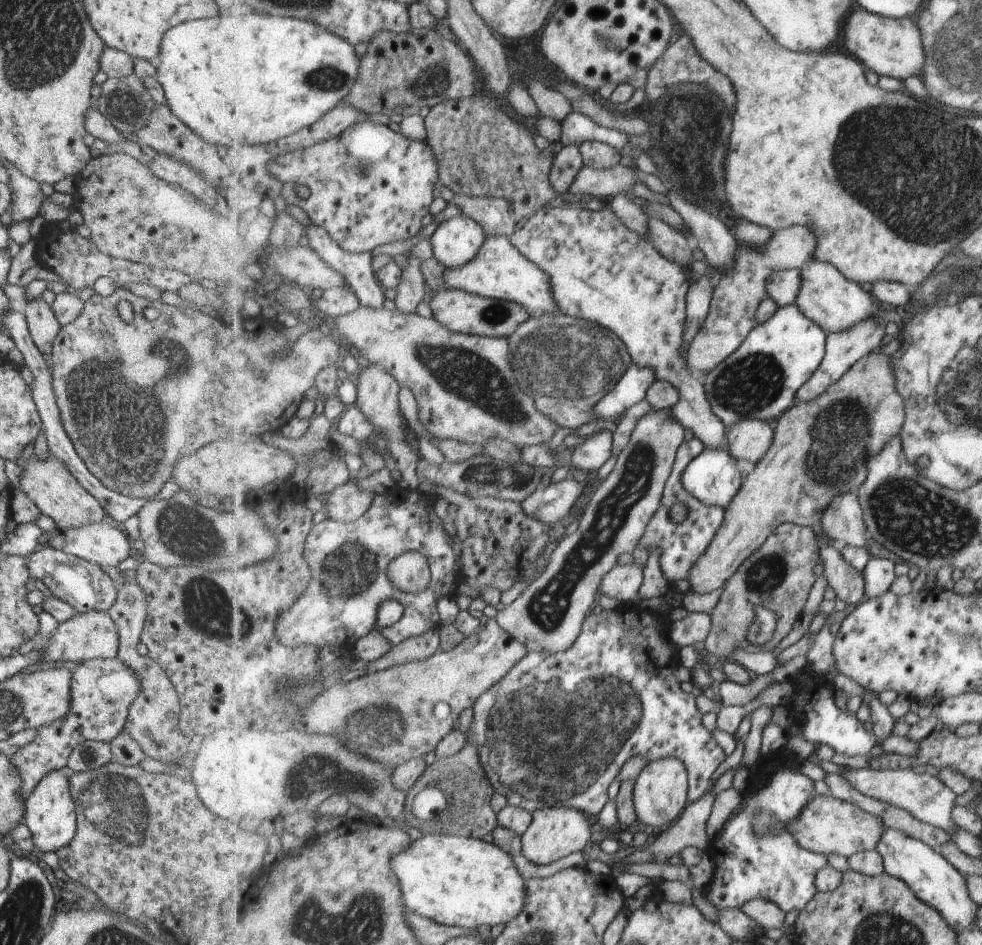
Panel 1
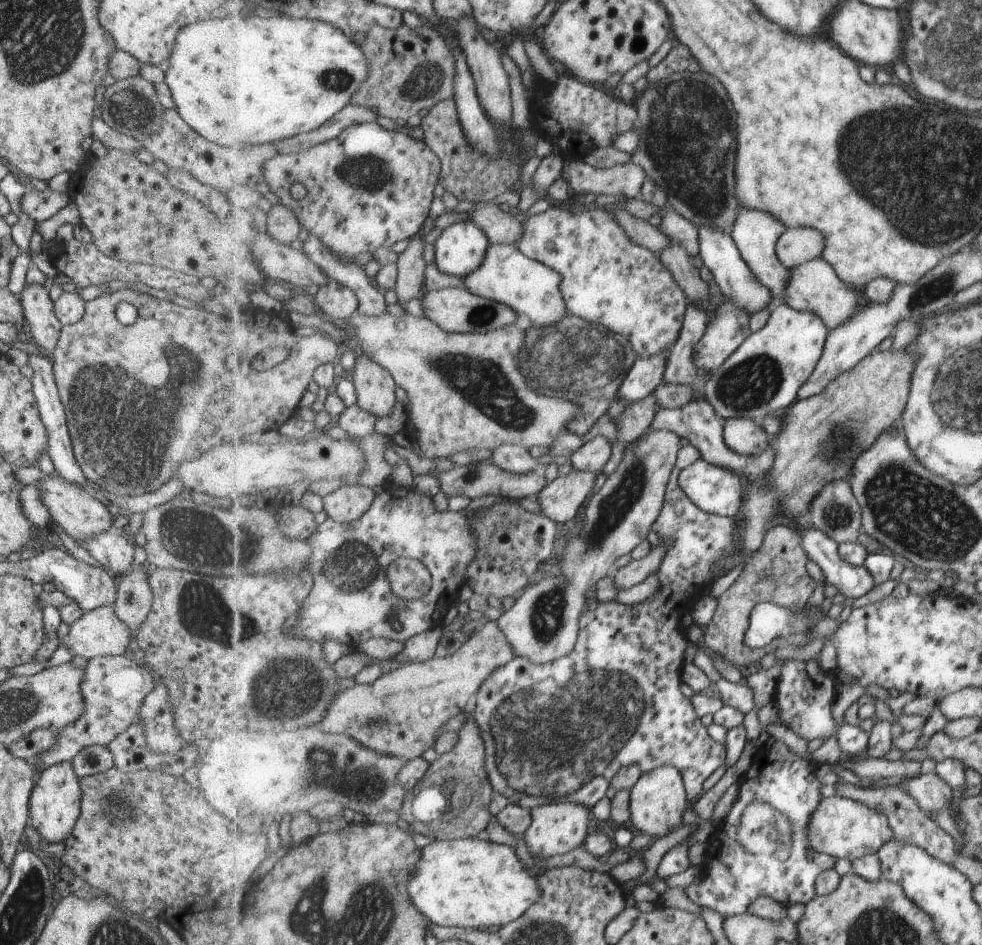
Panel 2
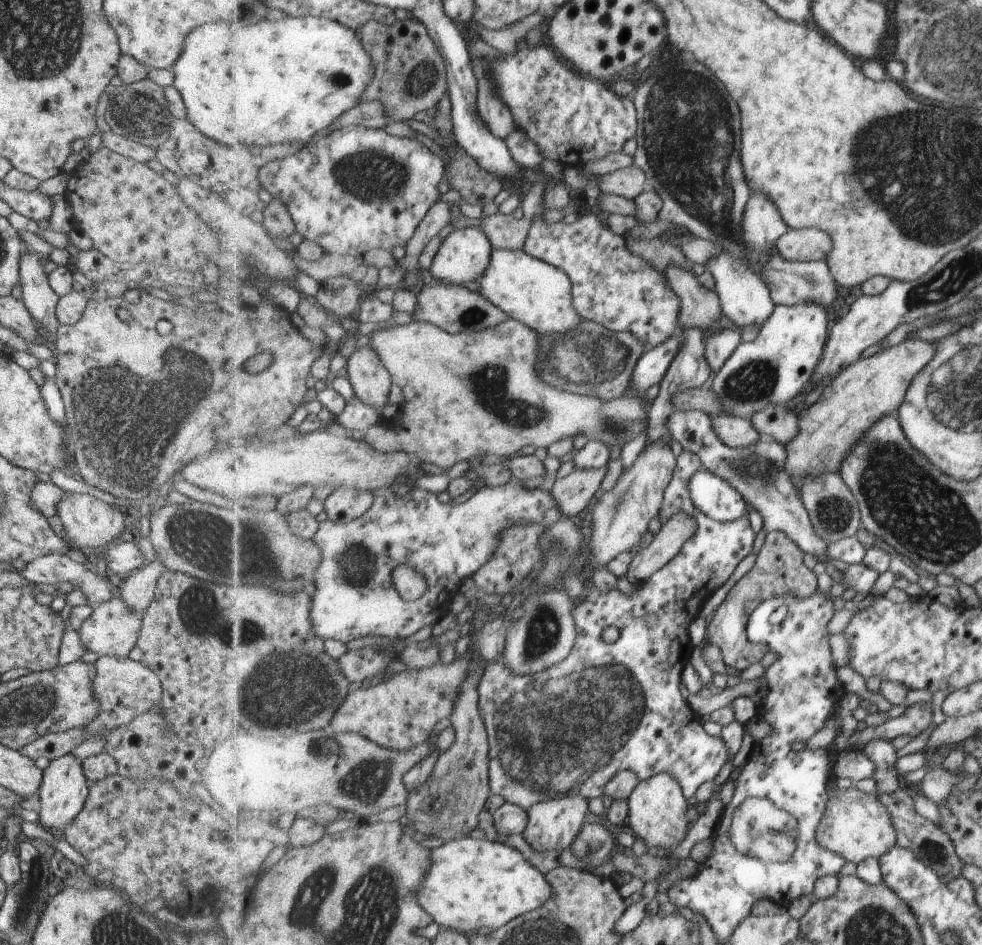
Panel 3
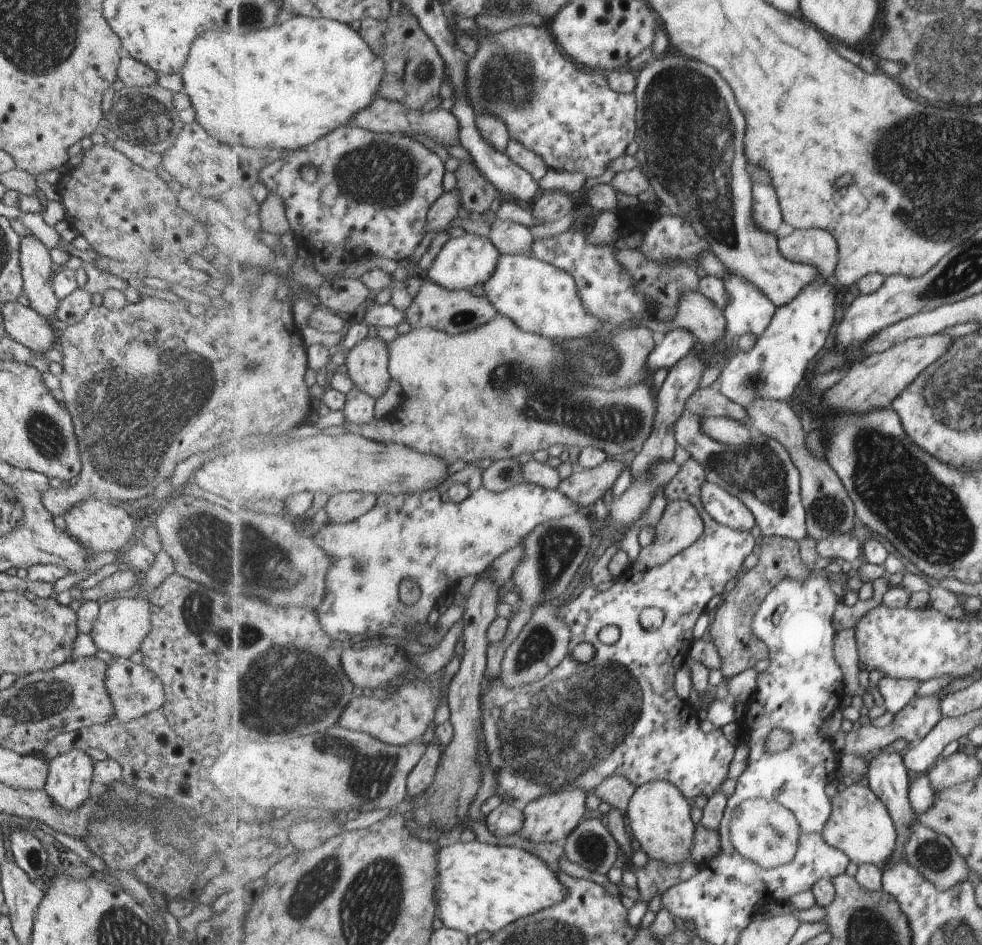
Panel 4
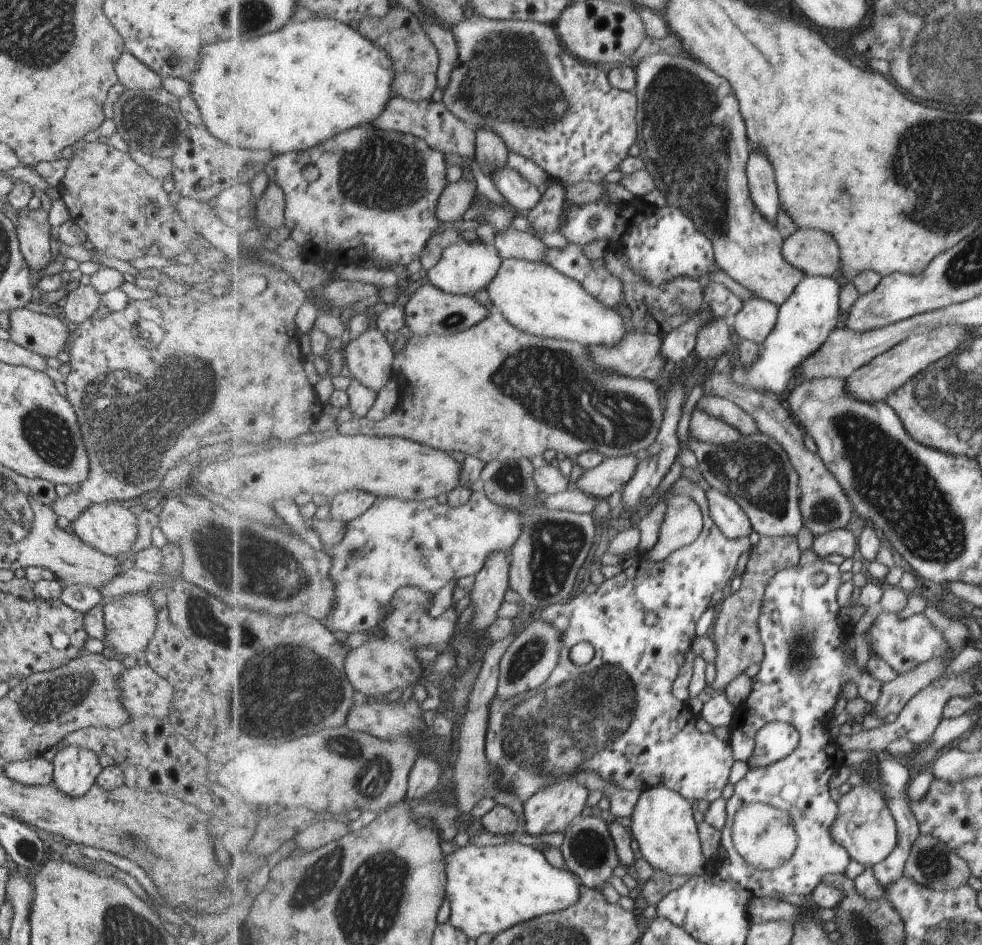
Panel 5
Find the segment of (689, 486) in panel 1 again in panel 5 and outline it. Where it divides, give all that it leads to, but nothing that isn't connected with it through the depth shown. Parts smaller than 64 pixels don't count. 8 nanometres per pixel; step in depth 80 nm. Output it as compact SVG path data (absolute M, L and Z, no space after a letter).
M709 488L707 494L710 515L727 538L742 539L751 536L754 526L750 516L741 510L741 505L735 499L713 488Z

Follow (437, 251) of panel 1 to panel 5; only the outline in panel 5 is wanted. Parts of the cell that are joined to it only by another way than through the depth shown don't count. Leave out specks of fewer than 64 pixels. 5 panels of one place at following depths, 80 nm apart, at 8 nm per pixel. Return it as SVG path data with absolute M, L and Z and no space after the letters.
M481 240L464 241L451 245L441 257L439 264L427 272L429 282L454 295L475 296L481 290L487 290L495 280L504 259L495 244L485 244Z

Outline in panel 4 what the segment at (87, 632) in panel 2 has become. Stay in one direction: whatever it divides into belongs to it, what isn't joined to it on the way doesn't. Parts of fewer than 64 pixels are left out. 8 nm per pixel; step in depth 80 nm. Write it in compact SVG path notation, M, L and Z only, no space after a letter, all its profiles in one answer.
M145 597L112 598L99 603L97 619L93 628L88 633L99 650L109 652L113 656L127 659L135 650L139 649L142 642L150 632L150 603Z

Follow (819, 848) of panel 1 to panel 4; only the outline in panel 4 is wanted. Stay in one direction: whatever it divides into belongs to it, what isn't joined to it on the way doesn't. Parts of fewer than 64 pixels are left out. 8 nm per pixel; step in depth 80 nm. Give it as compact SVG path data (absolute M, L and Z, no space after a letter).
M857 781L839 794L833 795L834 812L826 824L824 837L831 846L839 847L851 861L858 865L874 864L883 866L895 852L894 817L886 803L875 794L868 784Z

